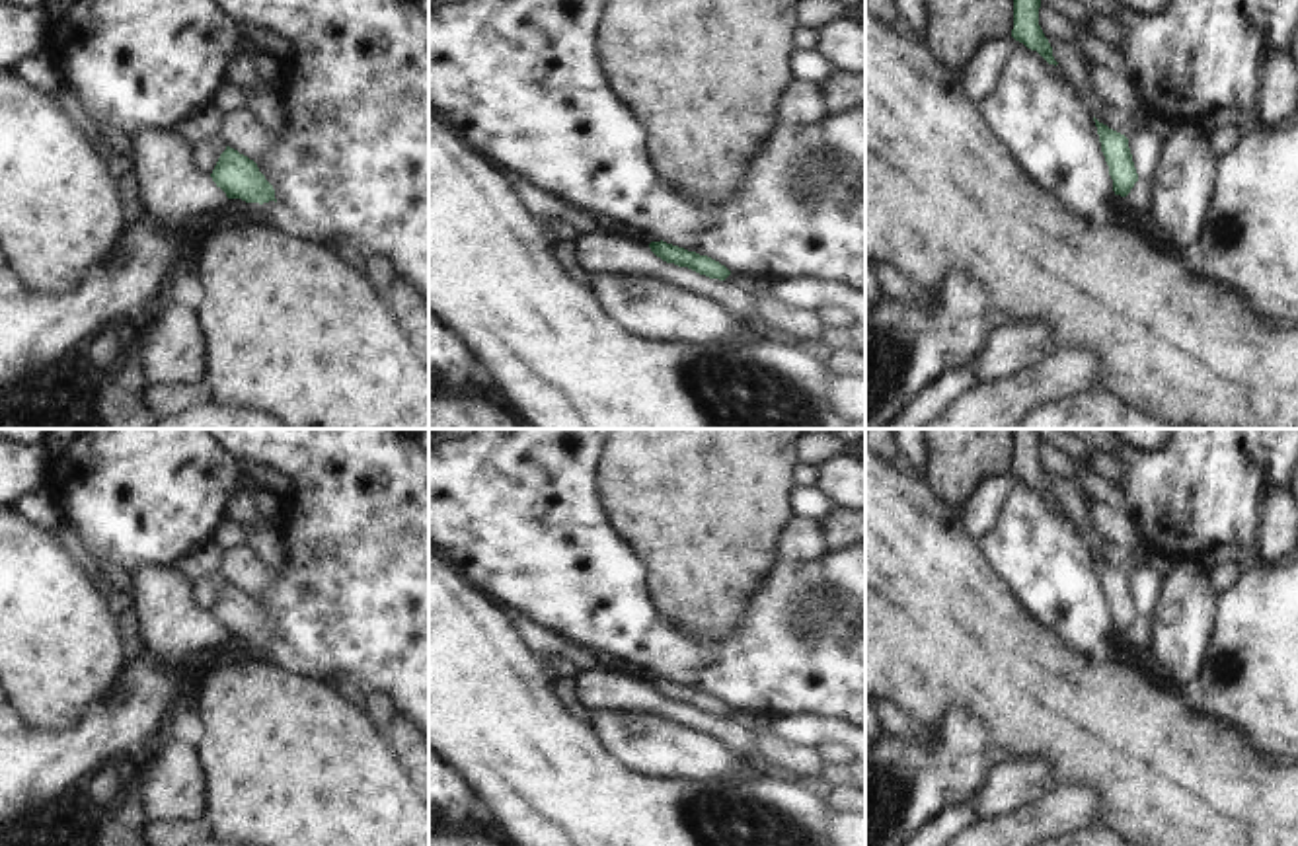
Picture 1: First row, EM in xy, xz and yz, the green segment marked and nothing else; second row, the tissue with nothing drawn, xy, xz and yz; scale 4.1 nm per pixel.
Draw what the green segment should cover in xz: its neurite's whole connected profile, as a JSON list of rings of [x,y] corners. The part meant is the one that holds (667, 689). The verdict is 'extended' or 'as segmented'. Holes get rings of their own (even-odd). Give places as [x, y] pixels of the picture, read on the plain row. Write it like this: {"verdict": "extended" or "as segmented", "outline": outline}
{"verdict": "as segmented", "outline": [[[663,676],[651,678],[649,684],[663,698],[674,700],[678,704],[688,704],[700,711],[709,713],[709,715],[725,717],[731,711],[731,708],[725,702],[721,702],[719,698],[715,698],[707,692],[700,692],[696,688],[688,688],[678,682],[667,680]]]}

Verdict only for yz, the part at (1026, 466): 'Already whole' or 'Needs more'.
Already whole.

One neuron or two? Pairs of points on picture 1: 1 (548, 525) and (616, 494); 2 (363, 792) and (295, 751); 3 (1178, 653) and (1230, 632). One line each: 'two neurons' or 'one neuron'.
1: two neurons
2: one neuron
3: two neurons

